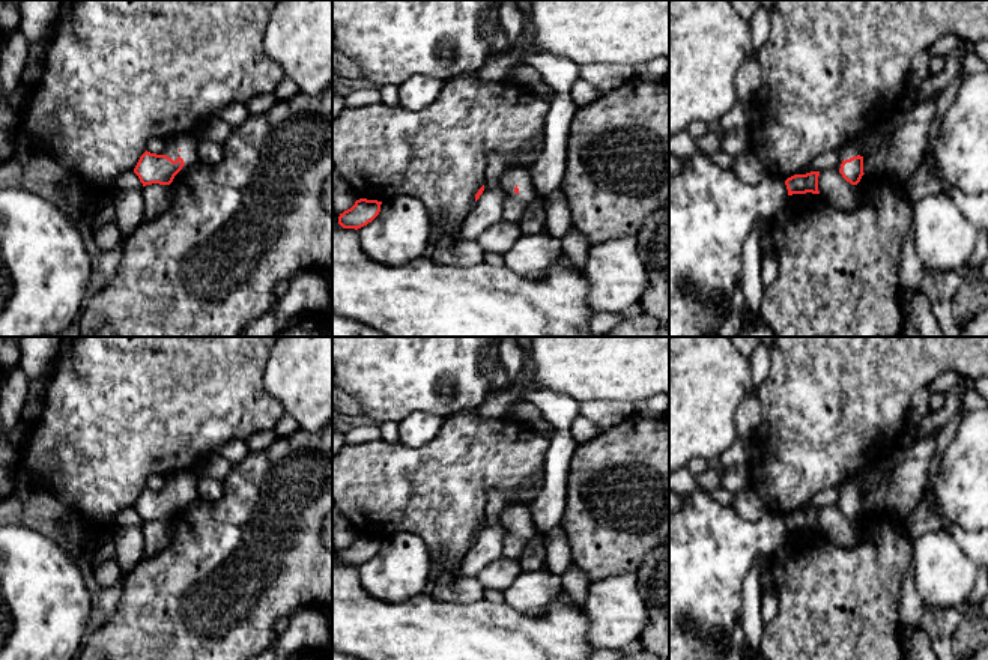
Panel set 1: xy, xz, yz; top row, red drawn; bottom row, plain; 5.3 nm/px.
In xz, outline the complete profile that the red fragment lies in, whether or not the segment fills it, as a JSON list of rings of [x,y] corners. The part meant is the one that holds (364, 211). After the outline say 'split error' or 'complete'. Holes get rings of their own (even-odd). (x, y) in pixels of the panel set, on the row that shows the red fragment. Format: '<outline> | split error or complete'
[[[359,198],[355,204],[340,213],[338,224],[343,229],[361,229],[371,223],[380,212],[382,201]]] | complete

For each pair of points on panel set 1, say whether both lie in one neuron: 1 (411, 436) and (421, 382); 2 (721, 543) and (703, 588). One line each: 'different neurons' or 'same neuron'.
1: different neurons
2: same neuron

